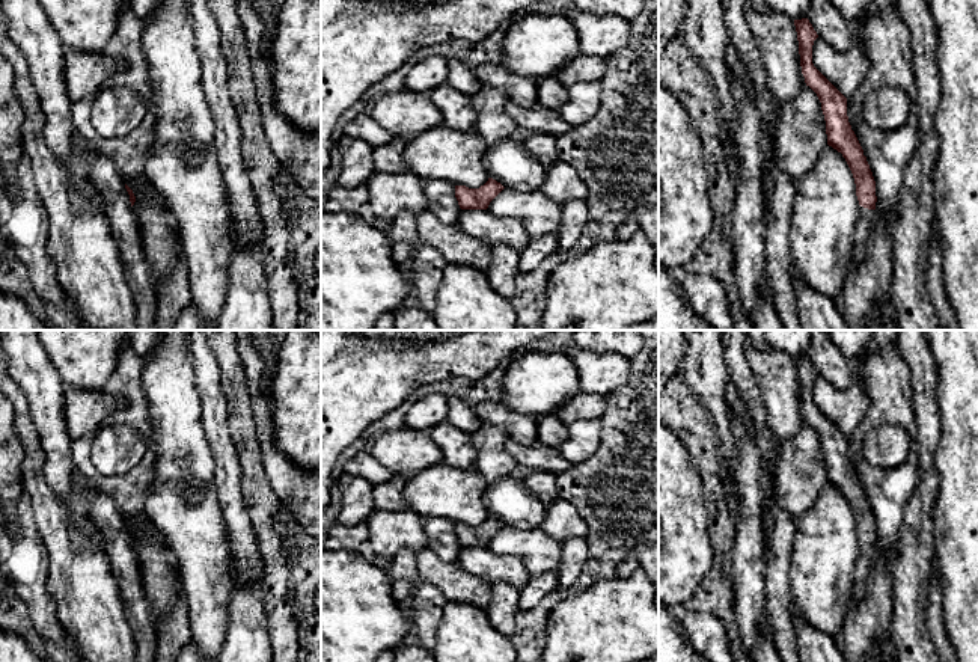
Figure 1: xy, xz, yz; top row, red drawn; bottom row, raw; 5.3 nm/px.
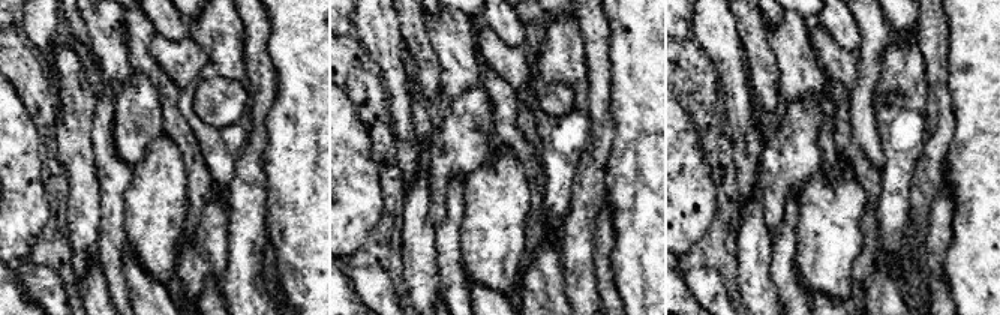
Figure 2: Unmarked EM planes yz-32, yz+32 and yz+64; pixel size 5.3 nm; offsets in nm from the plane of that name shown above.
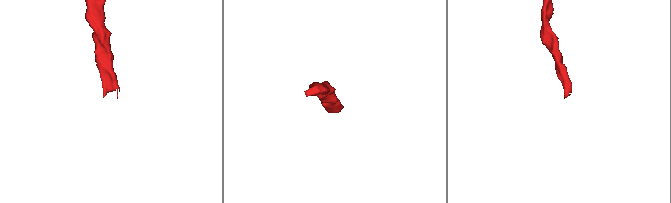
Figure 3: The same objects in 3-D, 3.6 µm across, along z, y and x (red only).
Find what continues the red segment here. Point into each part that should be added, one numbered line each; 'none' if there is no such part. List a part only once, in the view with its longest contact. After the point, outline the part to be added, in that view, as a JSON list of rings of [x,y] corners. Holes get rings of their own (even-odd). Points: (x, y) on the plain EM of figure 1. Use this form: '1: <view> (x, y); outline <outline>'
1: yz (861, 573); outline [[[859,543],[859,555],[856,558],[853,572],[854,599],[862,597],[865,593],[865,585],[870,576],[870,565],[874,555],[876,555],[876,547],[868,547]]]

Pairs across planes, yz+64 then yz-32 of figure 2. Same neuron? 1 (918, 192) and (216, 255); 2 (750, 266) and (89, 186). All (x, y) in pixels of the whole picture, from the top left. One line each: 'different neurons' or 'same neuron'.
1: different neurons
2: same neuron

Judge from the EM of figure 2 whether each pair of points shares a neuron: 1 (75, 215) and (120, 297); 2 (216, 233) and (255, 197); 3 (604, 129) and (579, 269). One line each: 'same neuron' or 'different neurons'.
1: different neurons
2: different neurons
3: same neuron

